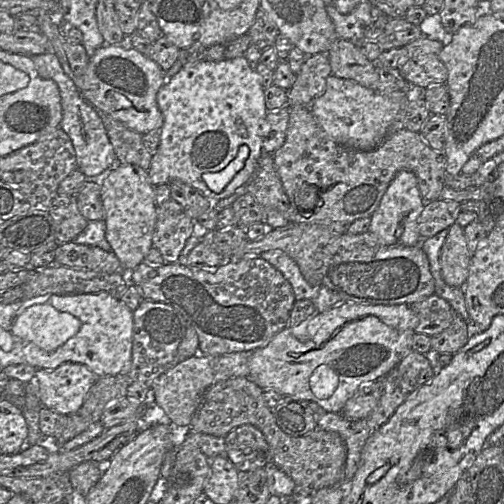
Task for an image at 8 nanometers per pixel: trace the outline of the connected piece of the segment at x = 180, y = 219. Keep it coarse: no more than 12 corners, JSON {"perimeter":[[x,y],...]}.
{"perimeter":[[175,200],[157,207],[152,242],[178,262],[196,223]]}

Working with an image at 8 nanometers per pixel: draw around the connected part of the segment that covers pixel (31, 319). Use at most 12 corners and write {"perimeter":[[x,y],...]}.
{"perimeter":[[45,302],[12,331],[45,351],[77,334],[81,321]]}

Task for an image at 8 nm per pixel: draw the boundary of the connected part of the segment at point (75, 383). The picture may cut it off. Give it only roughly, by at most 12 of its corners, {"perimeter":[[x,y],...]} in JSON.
{"perimeter":[[70,361],[35,374],[42,405],[80,409],[97,378]]}

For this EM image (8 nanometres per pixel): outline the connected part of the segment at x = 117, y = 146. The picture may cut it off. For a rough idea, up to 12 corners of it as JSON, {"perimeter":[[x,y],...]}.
{"perimeter":[[97,111],[116,163],[148,171],[153,153],[142,134]]}

